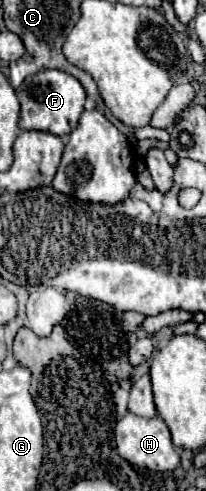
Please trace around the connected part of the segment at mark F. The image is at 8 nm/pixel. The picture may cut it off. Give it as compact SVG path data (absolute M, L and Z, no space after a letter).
M44 69L44 71L24 79L24 83L18 87L16 95L22 105L20 127L23 130L48 131L58 137L70 135L72 129L76 129L78 119L84 111L84 101L86 101L86 91L78 83L78 79L72 77L70 73L64 73L58 69Z

